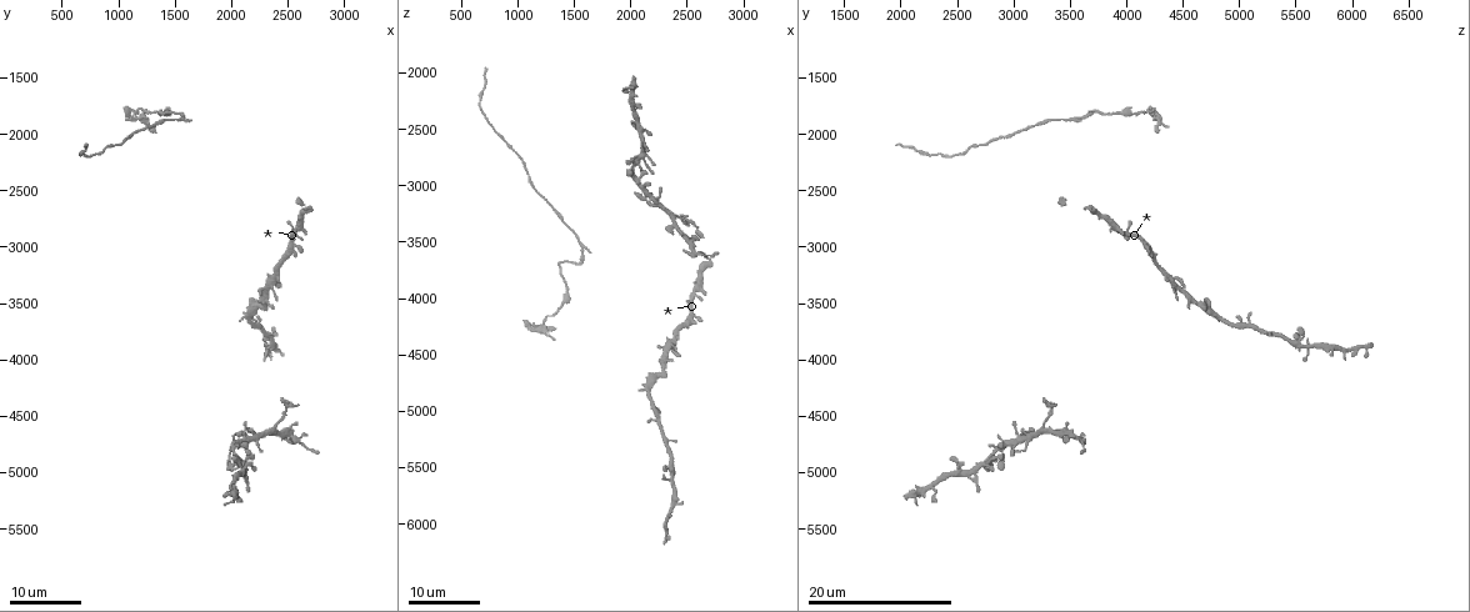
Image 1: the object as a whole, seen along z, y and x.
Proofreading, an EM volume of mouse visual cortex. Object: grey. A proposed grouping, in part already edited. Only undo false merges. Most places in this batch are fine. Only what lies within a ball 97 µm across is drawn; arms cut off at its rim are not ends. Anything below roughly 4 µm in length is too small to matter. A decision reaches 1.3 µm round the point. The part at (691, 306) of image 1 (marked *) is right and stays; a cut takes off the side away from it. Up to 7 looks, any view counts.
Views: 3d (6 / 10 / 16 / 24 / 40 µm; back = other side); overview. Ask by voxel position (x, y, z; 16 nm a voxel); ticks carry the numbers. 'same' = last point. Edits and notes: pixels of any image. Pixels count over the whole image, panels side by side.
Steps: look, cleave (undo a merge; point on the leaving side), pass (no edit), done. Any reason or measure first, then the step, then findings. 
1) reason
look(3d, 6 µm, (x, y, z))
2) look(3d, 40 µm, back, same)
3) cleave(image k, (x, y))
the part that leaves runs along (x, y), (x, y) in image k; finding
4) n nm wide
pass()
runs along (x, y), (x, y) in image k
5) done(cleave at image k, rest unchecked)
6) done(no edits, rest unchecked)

arms part here
look(3d, 16 µm, (1560, 1860, 3560))

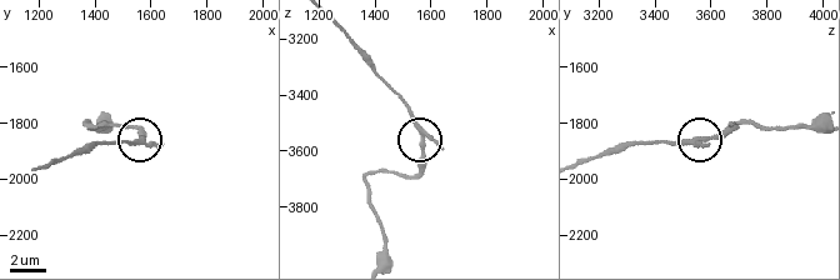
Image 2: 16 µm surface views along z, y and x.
zoom in
look(3d, 10 µm, (1580, 1850, 3550))

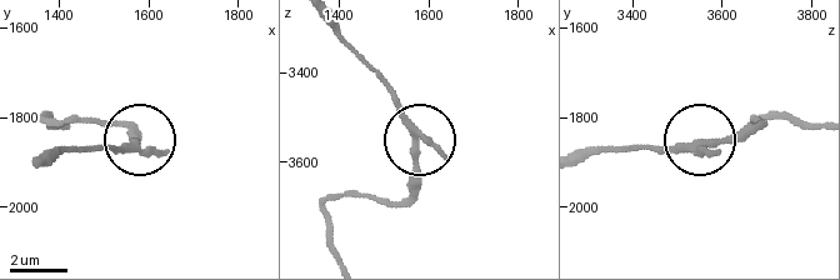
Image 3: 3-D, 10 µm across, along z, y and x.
3 arms
cleave(image 3, (123, 121))
the part that leaves runs along (419, 166), (404, 198), (333, 200), (325, 236), (335, 258) in image 3; two neurons meet here

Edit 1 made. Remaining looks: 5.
look(overview)

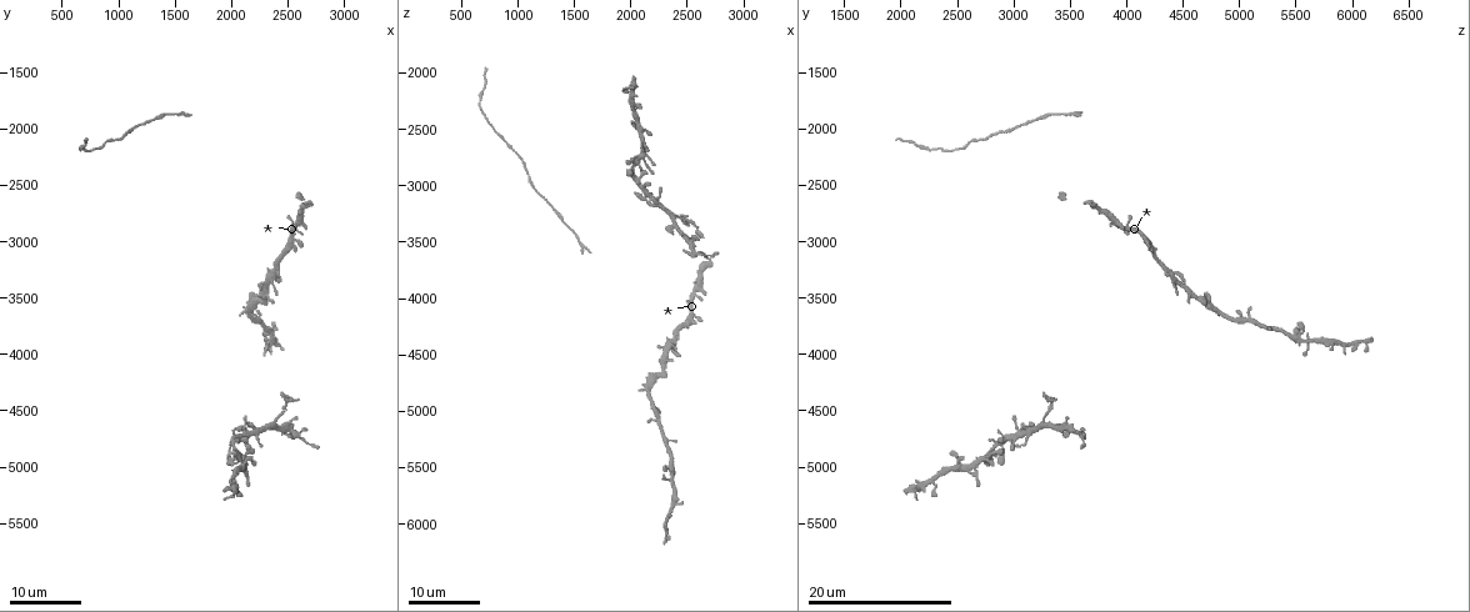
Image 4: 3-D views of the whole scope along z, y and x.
four-way junction
look(3d, 24 µm, (2140, 4920, 2760))

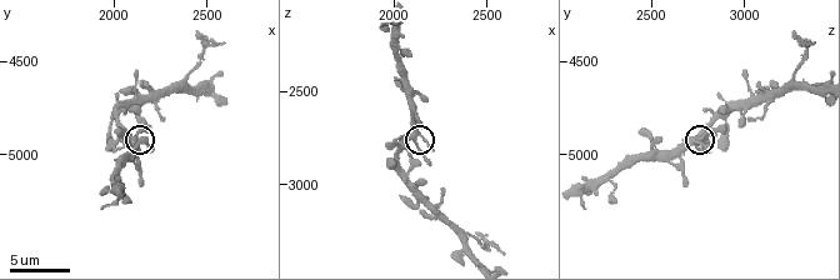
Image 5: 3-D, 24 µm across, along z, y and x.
closer look
look(3d, 10 µm, (2100, 4920, 2760))

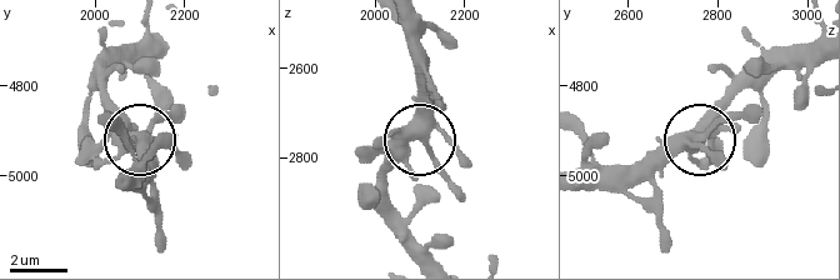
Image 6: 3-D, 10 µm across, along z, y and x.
320 nm wide
pass()
all the same neuron

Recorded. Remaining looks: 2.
three-way junction
look(3d, 16 µm, (2360, 4640, 3280))

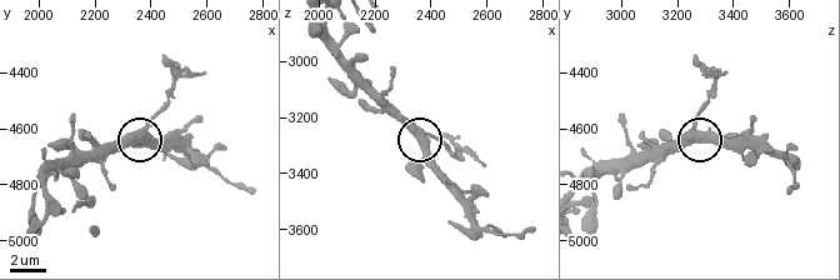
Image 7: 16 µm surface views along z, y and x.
side arm 10 µm
cleave(image 7, (164, 111))
the part that leaves runs along (145, 124), (176, 80), (206, 71) in image 7; two neurons meet here

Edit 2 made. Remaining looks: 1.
done(cleave at image 3, cleave at image 7, rest unchecked)

